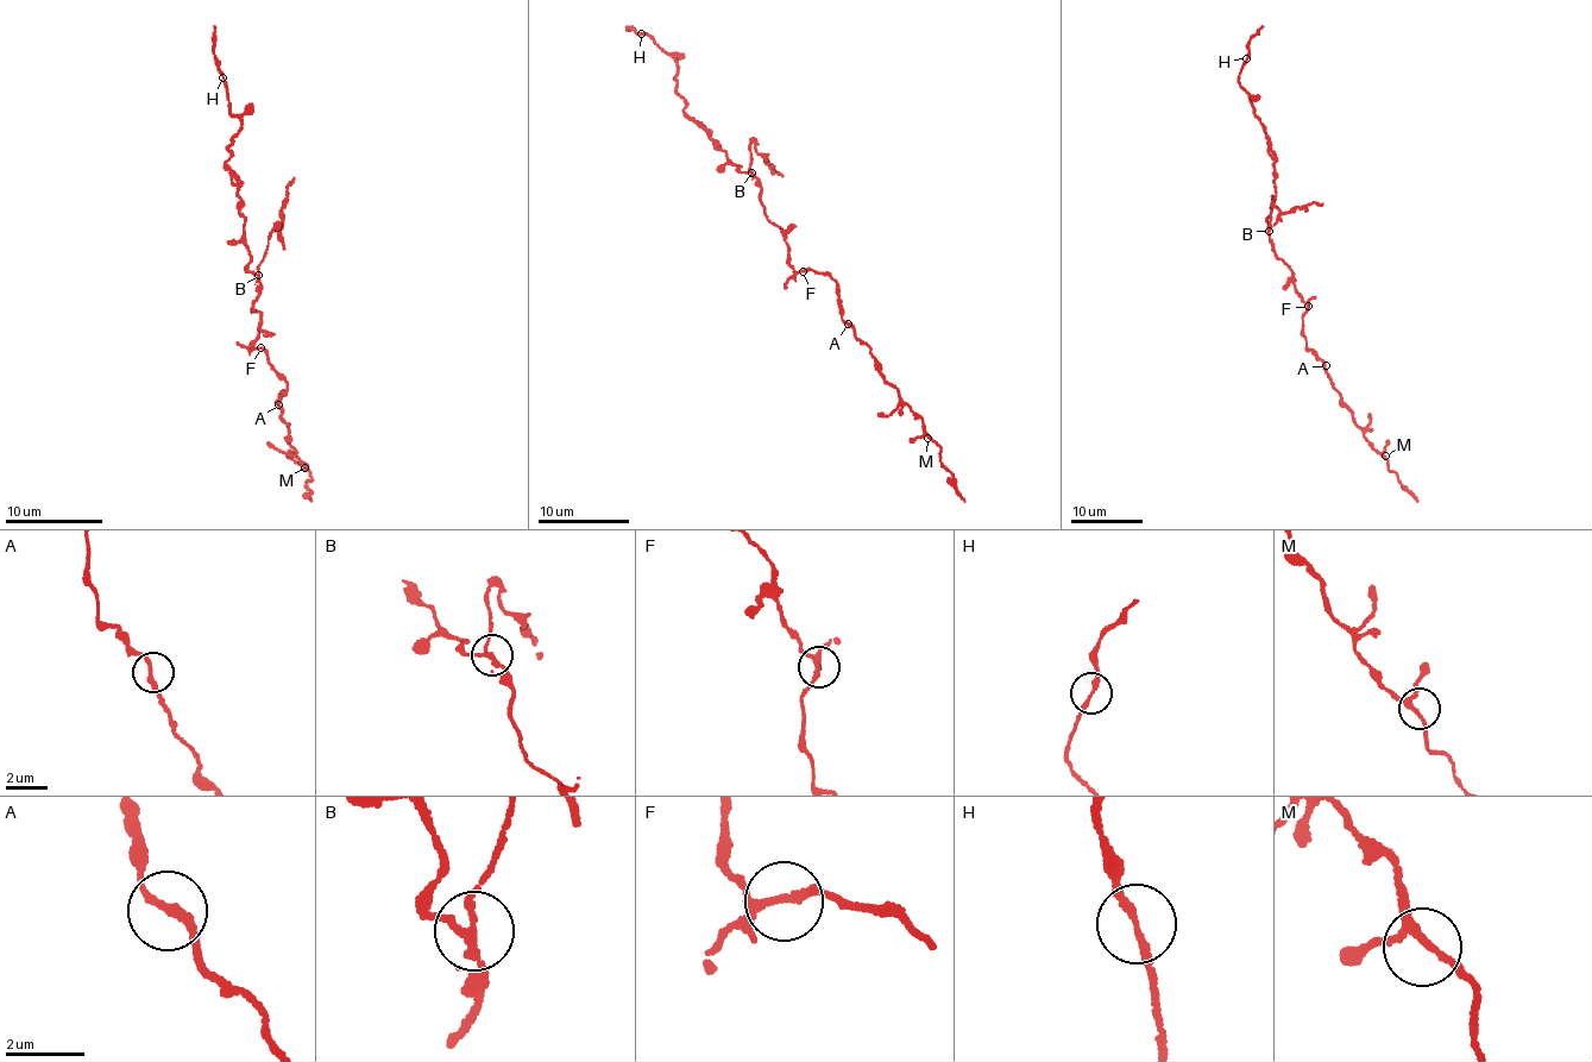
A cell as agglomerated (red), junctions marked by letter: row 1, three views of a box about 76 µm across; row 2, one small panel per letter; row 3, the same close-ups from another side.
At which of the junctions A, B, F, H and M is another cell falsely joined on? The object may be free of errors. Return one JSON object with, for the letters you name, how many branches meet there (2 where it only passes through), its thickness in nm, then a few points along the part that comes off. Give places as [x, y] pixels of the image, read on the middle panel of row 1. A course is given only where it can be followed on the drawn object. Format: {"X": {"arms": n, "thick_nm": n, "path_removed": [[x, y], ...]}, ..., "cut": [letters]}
{"B": {"arms": 3, "thick_nm": 170, "path_removed": [[753, 171], [749, 167], [752, 143], [781, 176]]}, "cut": ["B"]}

